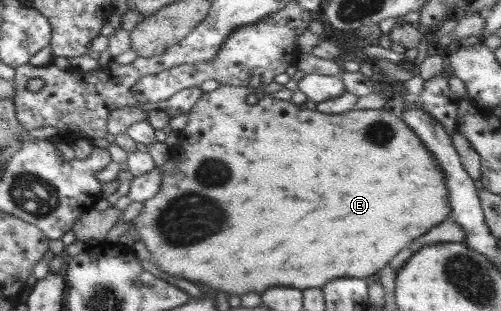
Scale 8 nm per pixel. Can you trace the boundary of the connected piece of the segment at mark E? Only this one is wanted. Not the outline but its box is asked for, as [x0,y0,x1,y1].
[132,85,451,295]

